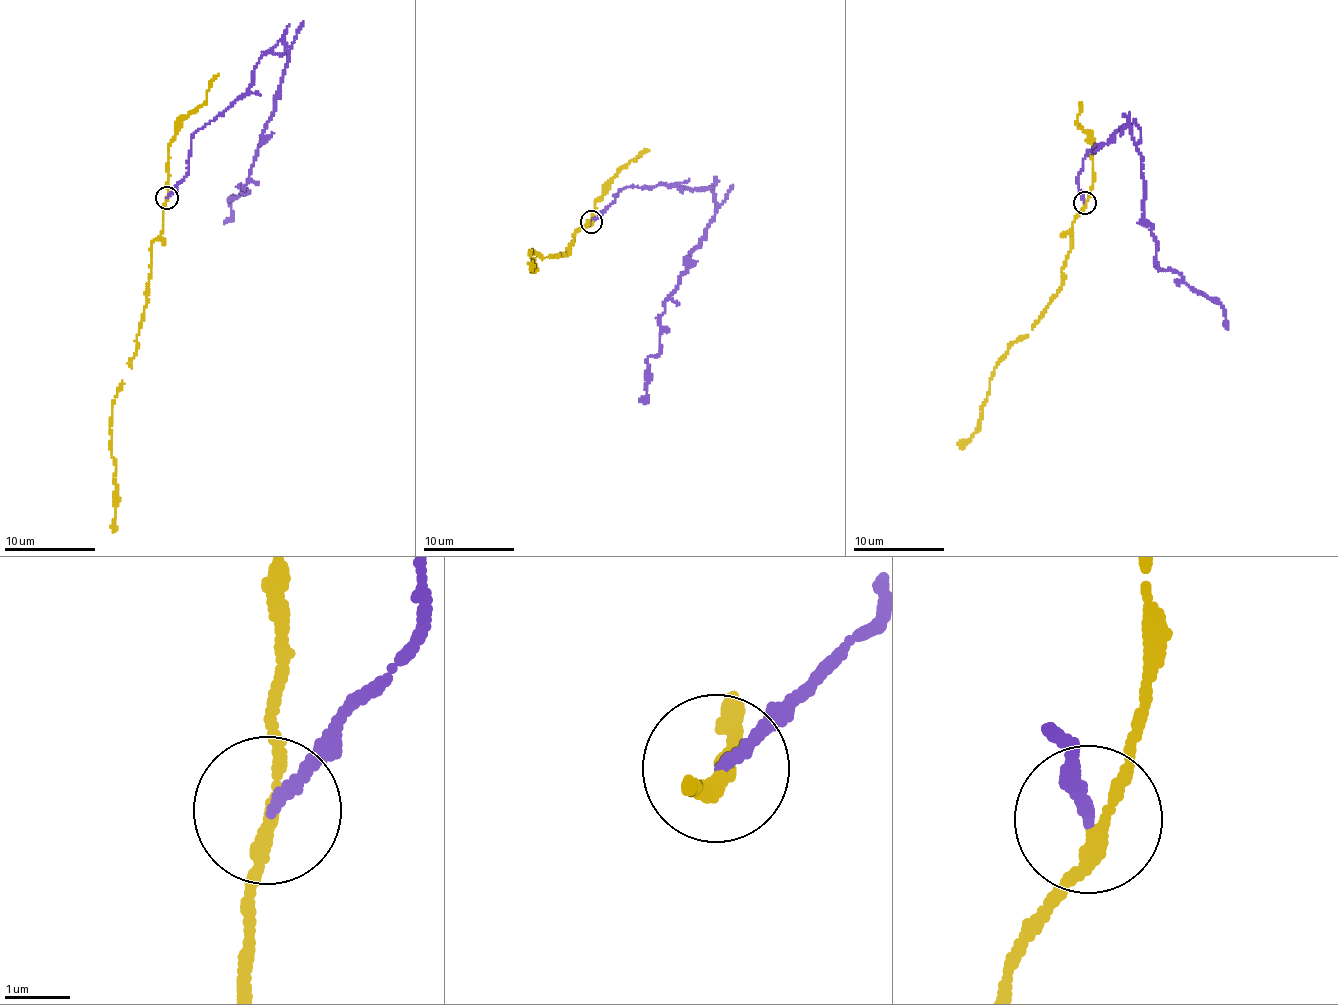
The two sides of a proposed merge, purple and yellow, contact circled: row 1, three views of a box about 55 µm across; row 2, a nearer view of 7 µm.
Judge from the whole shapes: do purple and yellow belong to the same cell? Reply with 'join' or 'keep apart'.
keep apart

